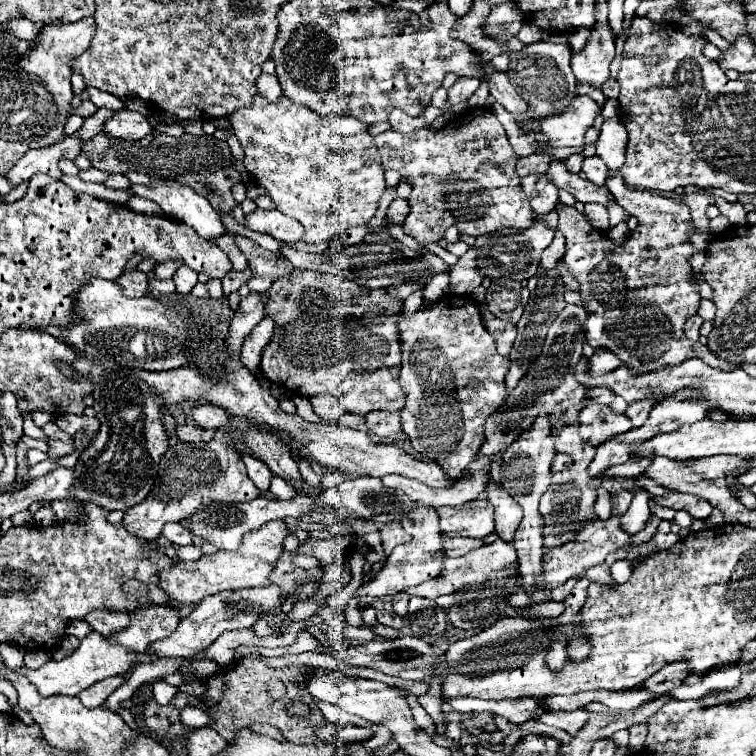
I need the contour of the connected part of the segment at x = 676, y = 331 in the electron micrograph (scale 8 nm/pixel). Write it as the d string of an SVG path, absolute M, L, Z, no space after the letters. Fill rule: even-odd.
M619 173L607 176L605 186L628 213L641 213L639 226L623 244L615 244L609 236L595 230L575 208L557 204L557 230L563 232L567 242L563 262L579 282L583 308L589 314L587 344L615 352L633 372L659 370L687 358L701 358L709 366L735 370L729 362L715 358L707 346L691 342L683 334L685 320L697 312L701 300L689 264L689 258L697 250L689 240L689 234L695 230L689 206L659 194L631 189Z

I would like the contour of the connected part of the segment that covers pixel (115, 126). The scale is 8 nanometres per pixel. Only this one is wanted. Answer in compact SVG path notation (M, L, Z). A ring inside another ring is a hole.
M119 110L113 118L105 124L105 134L111 138L125 138L125 140L141 140L153 132L149 120L133 110Z

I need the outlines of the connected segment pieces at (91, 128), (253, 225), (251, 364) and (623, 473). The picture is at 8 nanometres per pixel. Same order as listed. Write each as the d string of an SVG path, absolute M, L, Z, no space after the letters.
M99 108L93 116L85 118L85 124L83 124L81 130L79 130L81 138L87 140L87 138L91 138L93 134L99 134L99 132L103 130L103 122L107 122L107 118L111 118L111 114L113 114L113 110L109 110L109 108Z
M257 208L253 214L245 216L245 224L249 230L269 234L275 240L287 242L287 244L295 244L303 238L303 226L295 218L285 216L279 210Z
M267 316L253 328L253 332L251 332L251 334L245 338L245 342L243 342L241 360L243 360L243 364L245 364L253 374L259 372L261 352L263 352L263 348L269 344L269 340L273 338L273 330L275 330L275 324L273 324L273 320Z
M635 456L632 461L627 461L623 464L613 465L608 468L608 477L636 477L643 475L649 464L653 461L652 458L643 458Z

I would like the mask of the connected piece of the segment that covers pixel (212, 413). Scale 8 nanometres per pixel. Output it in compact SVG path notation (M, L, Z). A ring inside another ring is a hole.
M211 404L195 406L191 414L193 414L195 424L201 428L207 428L207 430L221 430L221 428L227 428L231 422L229 414L223 408L217 408Z

